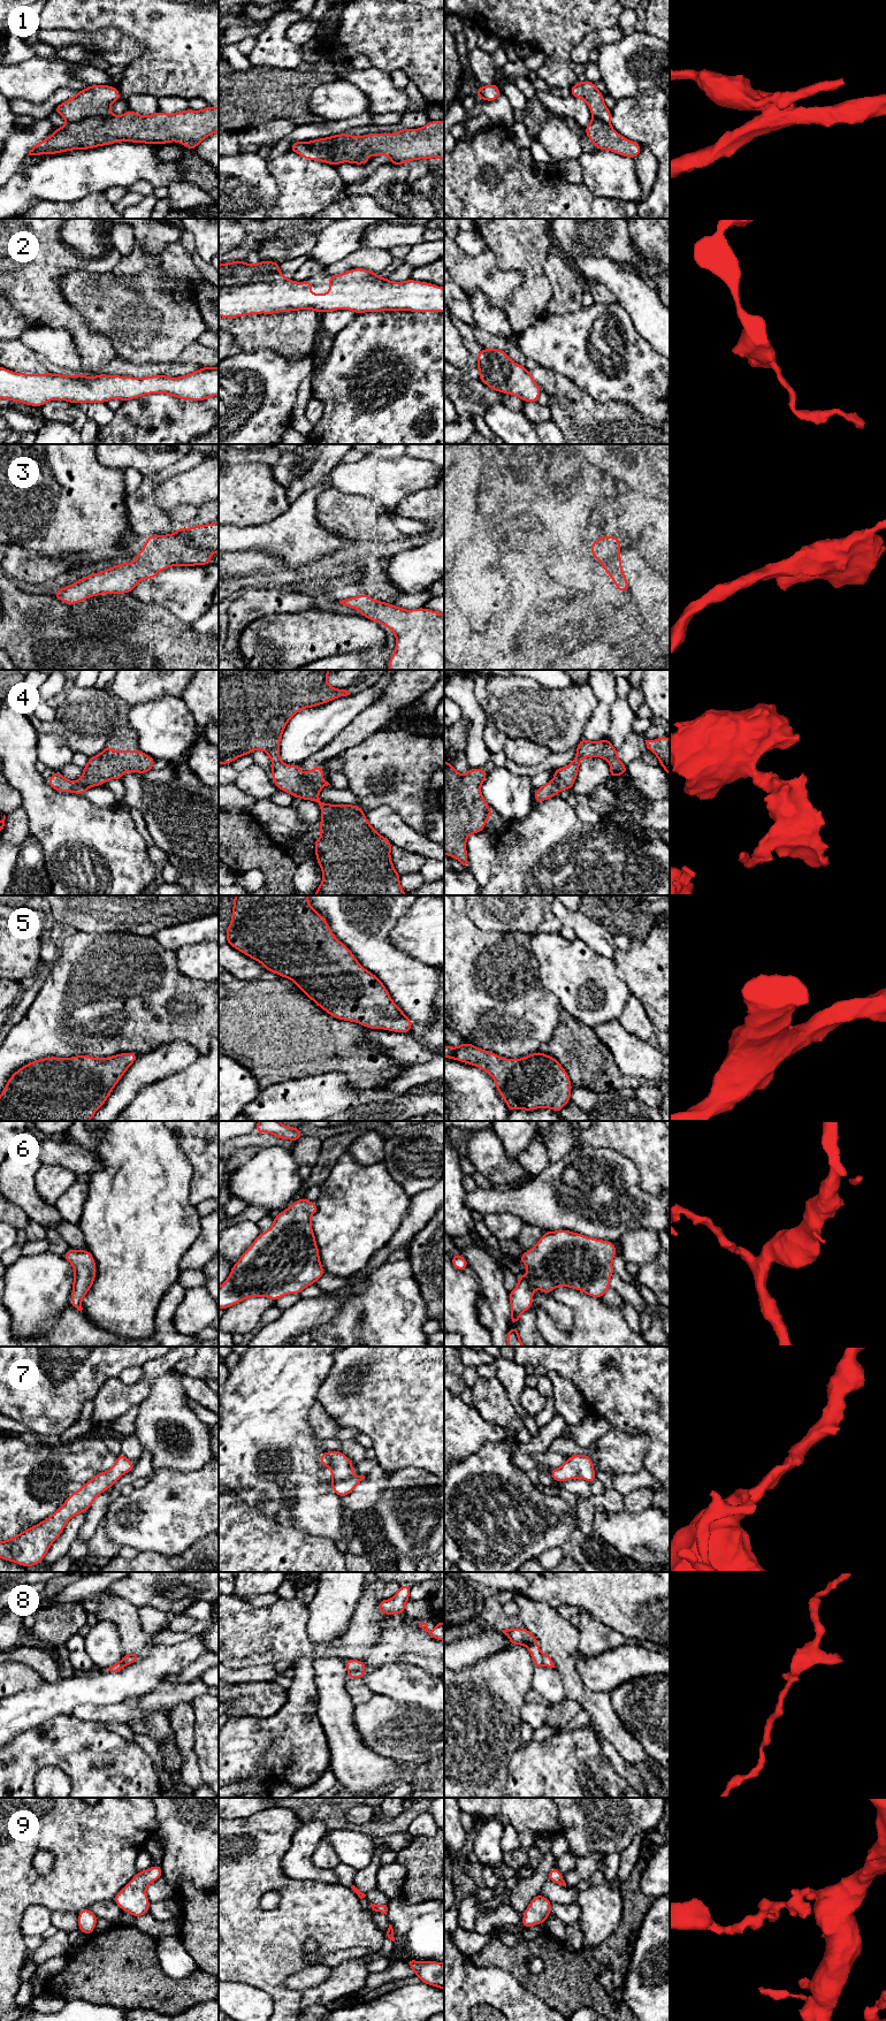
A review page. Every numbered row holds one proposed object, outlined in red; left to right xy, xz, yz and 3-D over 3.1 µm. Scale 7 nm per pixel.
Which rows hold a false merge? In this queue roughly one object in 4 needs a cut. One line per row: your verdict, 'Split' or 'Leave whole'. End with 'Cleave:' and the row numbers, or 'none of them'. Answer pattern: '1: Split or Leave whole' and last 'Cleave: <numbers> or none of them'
1: Split
2: Leave whole
3: Leave whole
4: Leave whole
5: Leave whole
6: Leave whole
7: Leave whole
8: Split
9: Leave whole
Cleave: 1, 8

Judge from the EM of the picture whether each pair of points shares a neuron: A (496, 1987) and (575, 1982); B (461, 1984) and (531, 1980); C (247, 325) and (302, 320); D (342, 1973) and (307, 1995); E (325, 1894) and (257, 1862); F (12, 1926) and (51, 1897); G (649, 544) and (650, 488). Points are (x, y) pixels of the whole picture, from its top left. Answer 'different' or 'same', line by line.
A: different
B: different
C: same
D: same
E: same
F: same
G: different

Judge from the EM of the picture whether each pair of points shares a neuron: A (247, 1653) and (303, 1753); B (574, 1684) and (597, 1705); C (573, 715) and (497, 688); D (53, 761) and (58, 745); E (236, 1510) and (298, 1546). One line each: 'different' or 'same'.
A: different
B: same
C: same
D: same
E: same

